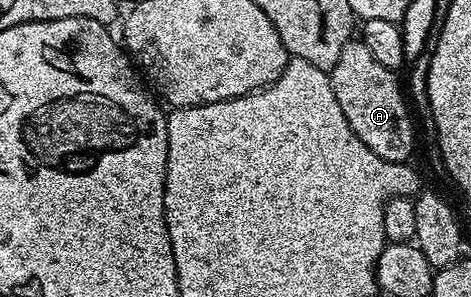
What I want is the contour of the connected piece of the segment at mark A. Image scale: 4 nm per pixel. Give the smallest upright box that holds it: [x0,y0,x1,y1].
[328,40,413,162]

